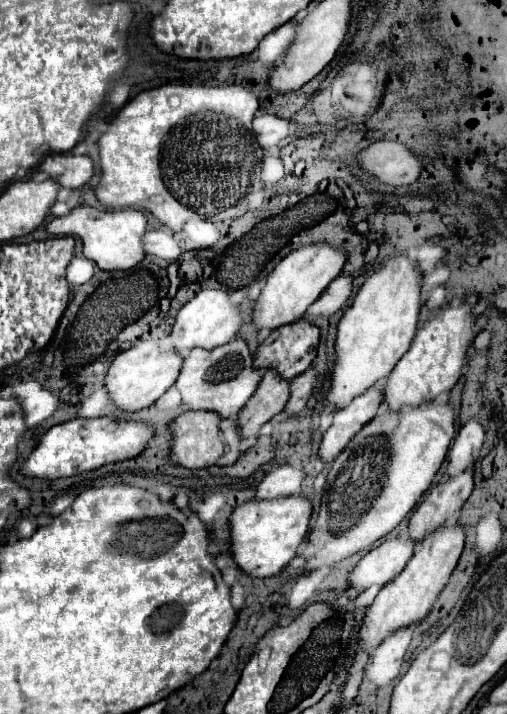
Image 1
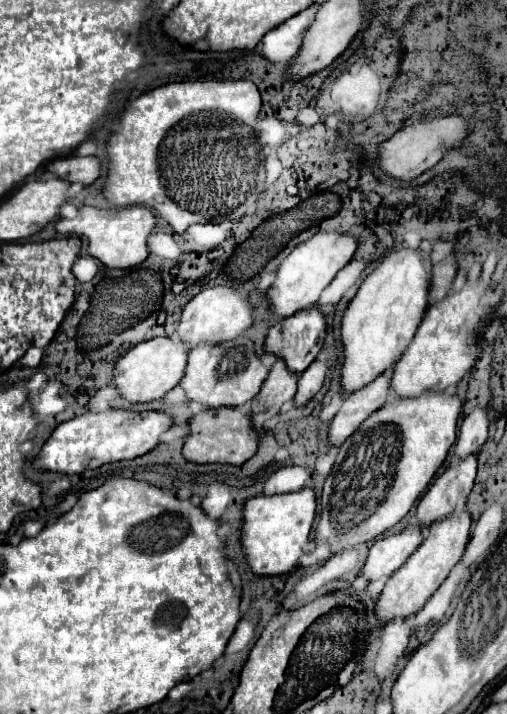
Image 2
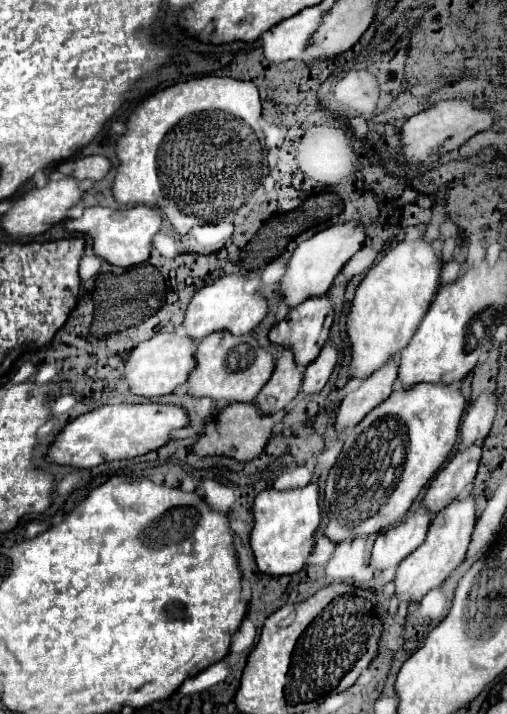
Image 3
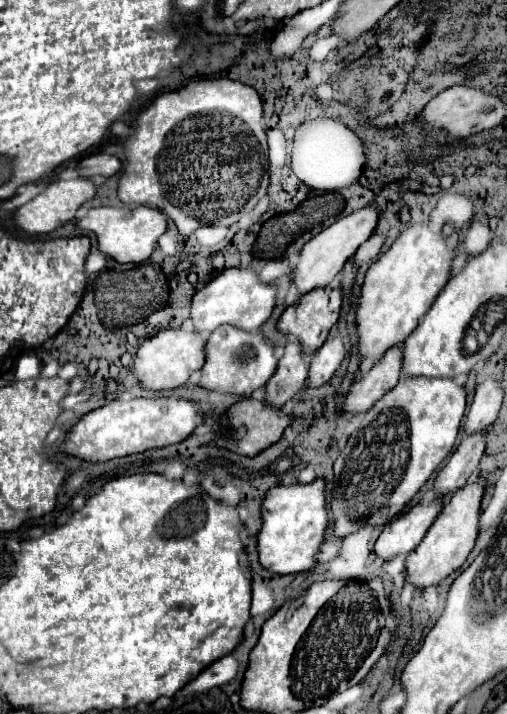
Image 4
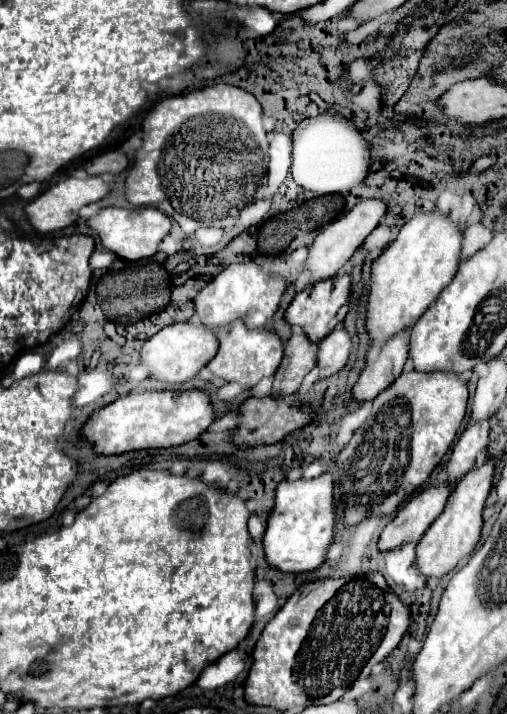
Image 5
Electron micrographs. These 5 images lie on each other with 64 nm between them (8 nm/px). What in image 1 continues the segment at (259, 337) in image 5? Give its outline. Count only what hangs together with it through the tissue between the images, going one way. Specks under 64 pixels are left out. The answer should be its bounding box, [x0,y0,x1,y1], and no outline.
[176,340,262,416]

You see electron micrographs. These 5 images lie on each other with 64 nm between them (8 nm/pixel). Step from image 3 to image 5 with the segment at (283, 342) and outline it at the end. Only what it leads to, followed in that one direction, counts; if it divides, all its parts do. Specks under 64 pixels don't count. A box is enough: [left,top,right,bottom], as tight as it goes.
[284,274,352,342]

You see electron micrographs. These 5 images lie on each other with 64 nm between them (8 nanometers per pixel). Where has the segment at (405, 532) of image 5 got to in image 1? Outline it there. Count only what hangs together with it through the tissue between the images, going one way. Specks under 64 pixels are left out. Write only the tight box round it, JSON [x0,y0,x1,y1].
[348,536,414,594]

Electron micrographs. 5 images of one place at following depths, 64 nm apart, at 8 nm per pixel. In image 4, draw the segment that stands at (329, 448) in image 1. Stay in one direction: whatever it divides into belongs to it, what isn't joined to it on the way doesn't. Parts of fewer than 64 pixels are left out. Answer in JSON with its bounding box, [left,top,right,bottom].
[342,346,402,414]

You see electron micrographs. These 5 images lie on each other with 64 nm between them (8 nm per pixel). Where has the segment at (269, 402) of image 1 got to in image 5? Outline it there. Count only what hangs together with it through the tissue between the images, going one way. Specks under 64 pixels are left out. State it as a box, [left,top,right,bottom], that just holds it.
[272,330,318,398]

